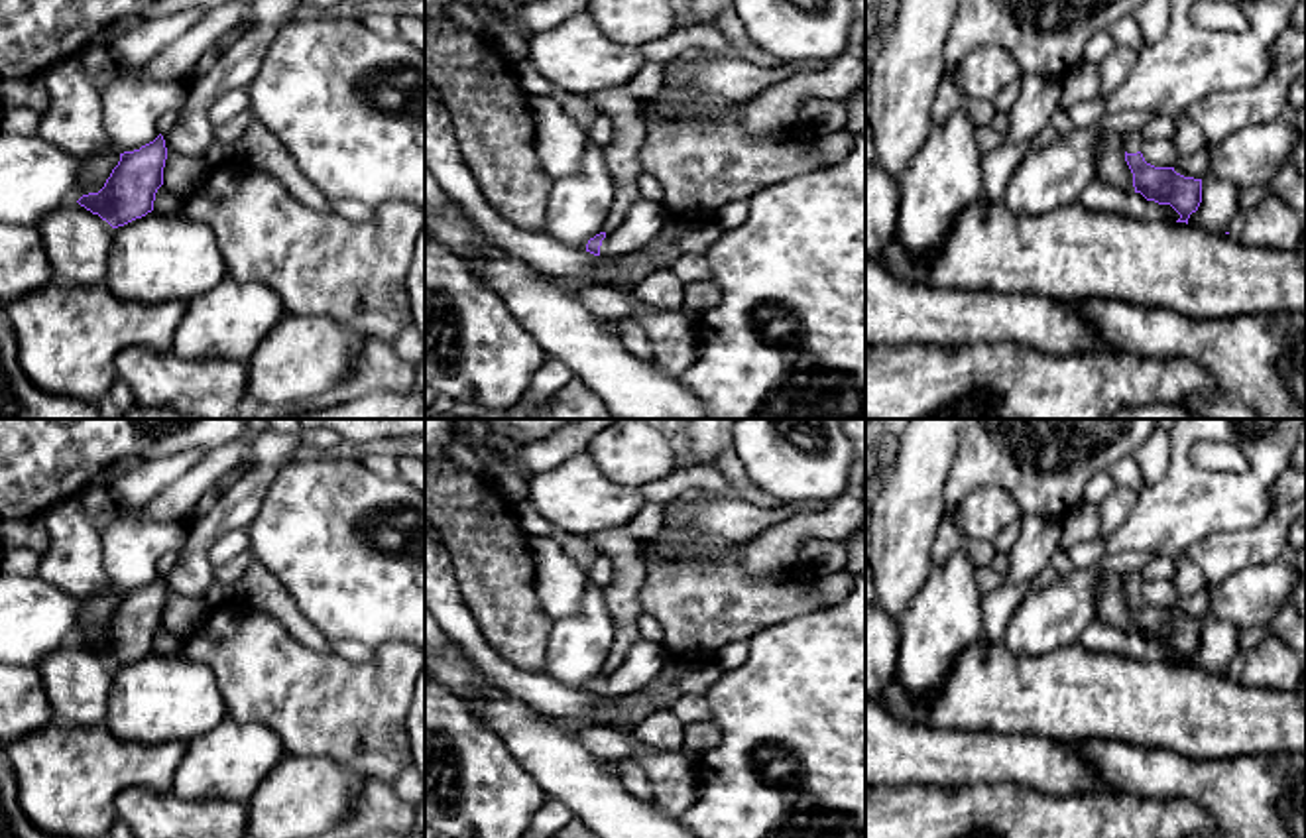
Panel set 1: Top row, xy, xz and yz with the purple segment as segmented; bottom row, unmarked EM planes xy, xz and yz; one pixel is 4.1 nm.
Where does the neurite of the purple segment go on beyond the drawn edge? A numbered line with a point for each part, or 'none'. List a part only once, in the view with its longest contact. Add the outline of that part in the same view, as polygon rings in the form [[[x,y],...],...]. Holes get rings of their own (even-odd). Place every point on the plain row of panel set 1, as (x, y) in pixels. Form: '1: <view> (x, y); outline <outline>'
1: xz (644, 661); outline [[[639,637],[618,671],[606,675],[600,696],[629,696],[651,685],[665,663],[663,643]]]

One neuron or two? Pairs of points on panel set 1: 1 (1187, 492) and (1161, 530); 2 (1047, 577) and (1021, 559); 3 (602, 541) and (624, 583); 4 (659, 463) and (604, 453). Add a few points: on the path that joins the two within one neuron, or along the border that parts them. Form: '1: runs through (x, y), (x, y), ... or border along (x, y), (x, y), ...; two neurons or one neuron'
1: runs through (1185, 502), (1167, 520); one neuron
2: border along (1045, 565), (1033, 585); two neurons
3: runs through (614, 549), (624, 559), (624, 571); one neuron
4: runs through (646, 455), (618, 453); one neuron

